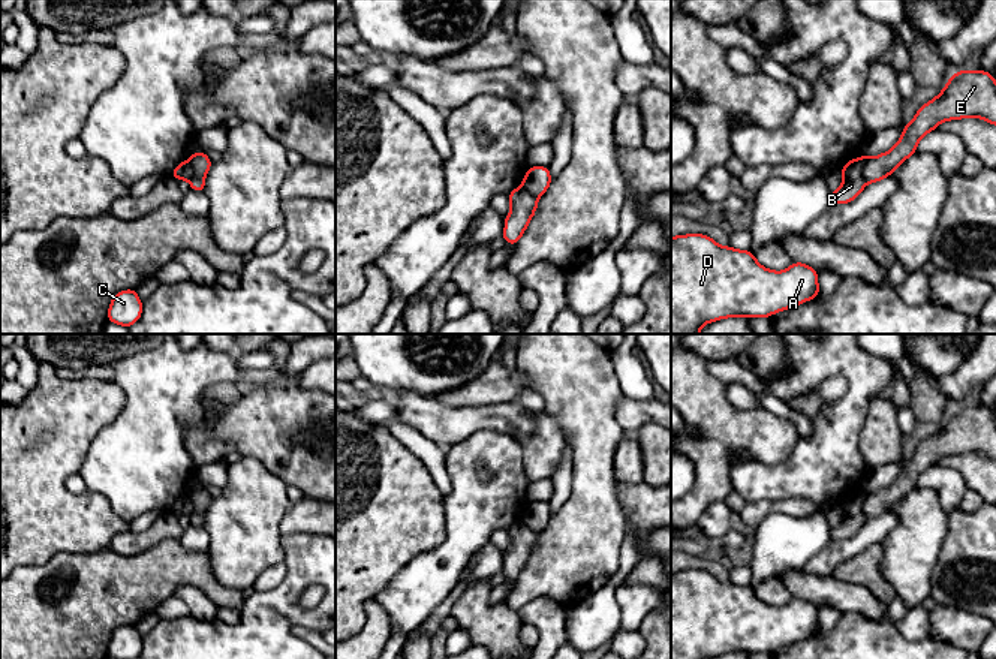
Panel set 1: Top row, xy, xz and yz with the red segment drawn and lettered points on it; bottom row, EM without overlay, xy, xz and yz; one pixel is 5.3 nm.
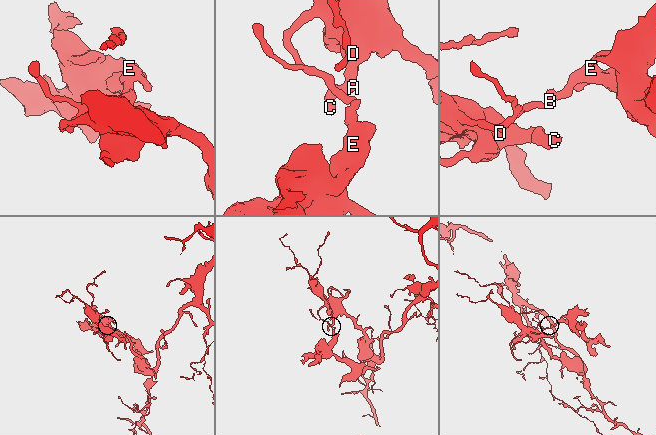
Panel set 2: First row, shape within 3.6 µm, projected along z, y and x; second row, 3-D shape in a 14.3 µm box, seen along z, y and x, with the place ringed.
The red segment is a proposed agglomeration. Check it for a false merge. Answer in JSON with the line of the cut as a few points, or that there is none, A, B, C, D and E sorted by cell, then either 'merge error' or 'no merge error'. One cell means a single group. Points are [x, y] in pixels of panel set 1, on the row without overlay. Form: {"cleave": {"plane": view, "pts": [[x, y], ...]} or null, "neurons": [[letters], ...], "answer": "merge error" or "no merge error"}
{"cleave": {"plane": "yz", "pts": [[867, 493], [863, 502], [866, 518]]}, "neurons": [["A", "B", "C", "D"], ["E"]], "answer": "merge error"}

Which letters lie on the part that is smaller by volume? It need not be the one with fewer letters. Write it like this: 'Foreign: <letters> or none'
Foreign: E

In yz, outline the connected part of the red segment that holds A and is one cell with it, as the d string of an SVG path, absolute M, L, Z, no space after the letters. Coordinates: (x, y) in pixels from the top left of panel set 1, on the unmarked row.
M708 571L671 572L671 659L710 659L735 652L770 653L818 631L818 607L803 598L773 607L764 604L750 586L723 583Z

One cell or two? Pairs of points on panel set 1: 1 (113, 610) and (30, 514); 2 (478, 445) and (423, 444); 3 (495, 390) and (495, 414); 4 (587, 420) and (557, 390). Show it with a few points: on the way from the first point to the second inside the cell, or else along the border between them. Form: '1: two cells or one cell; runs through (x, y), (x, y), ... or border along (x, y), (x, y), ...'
1: two cells; border along (99, 550), (59, 551), (45, 562), (32, 566)
2: two cells; border along (445, 450), (445, 469), (451, 484)
3: two cells; border along (515, 400), (460, 408)
4: one cell; runs through (580, 412), (565, 397)

